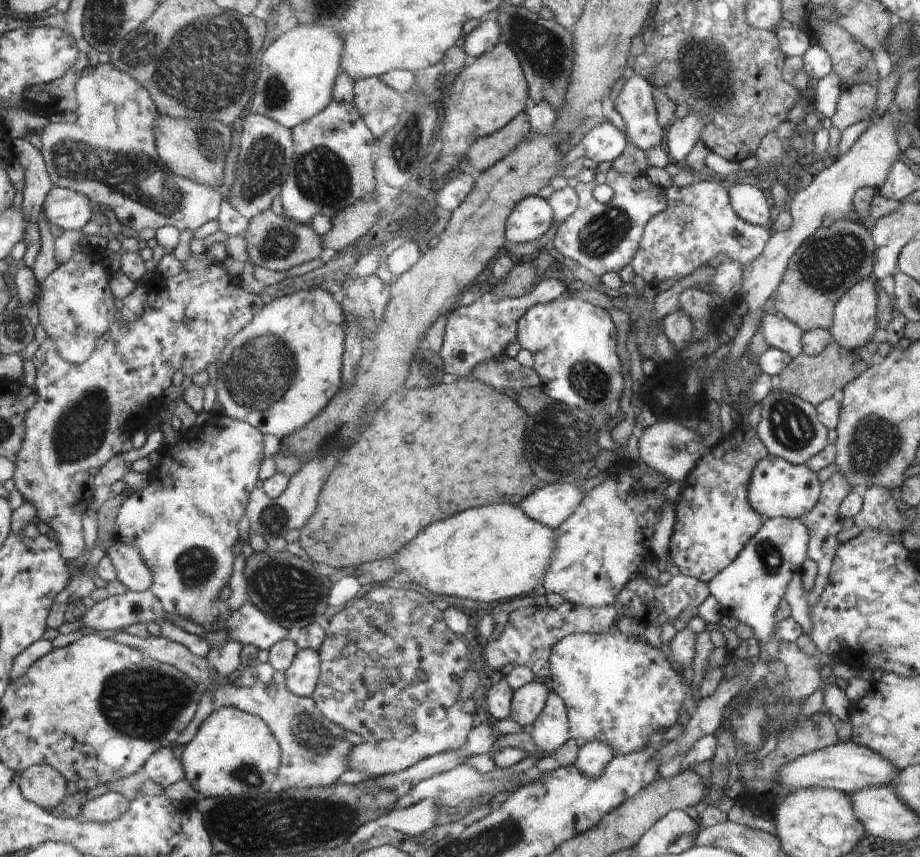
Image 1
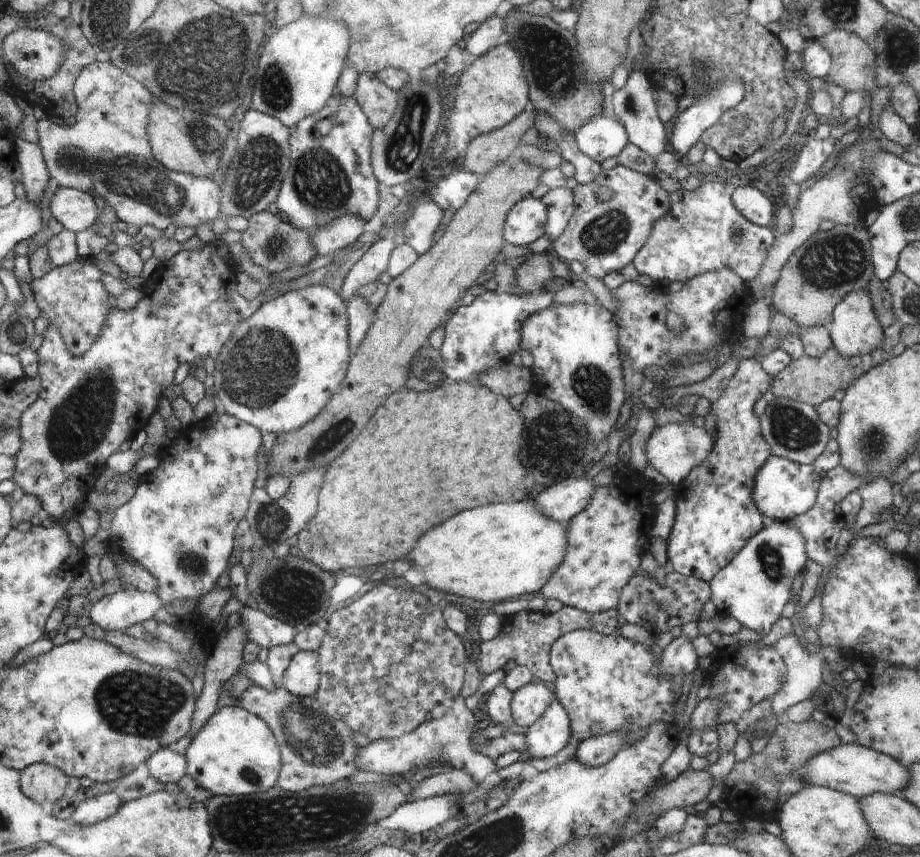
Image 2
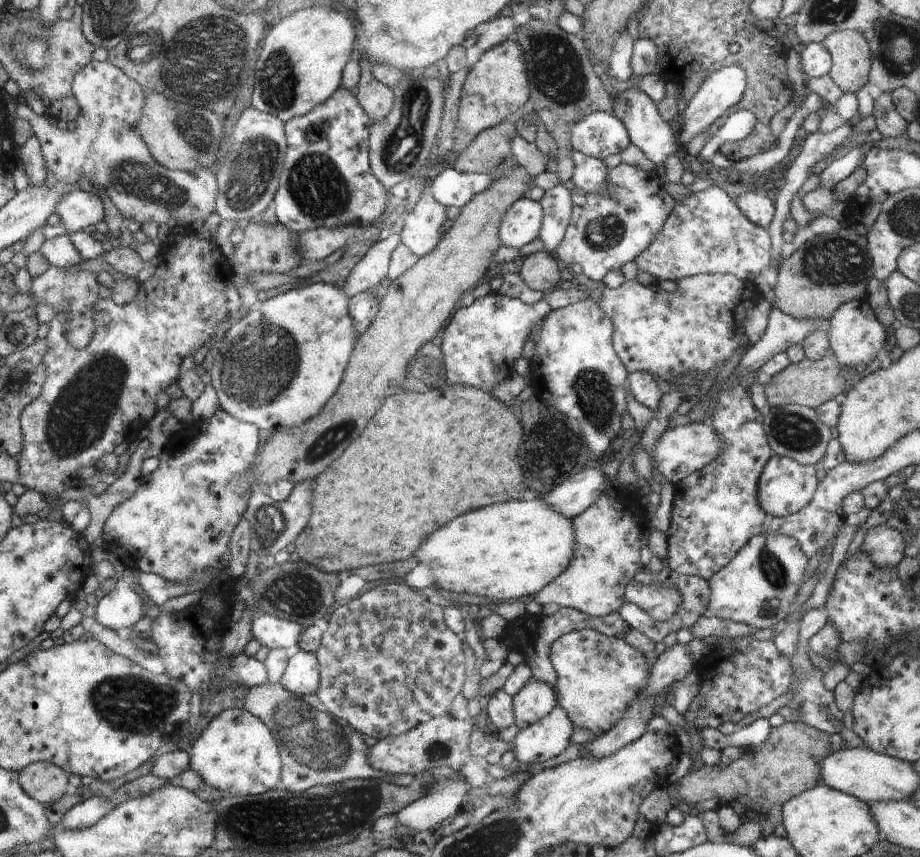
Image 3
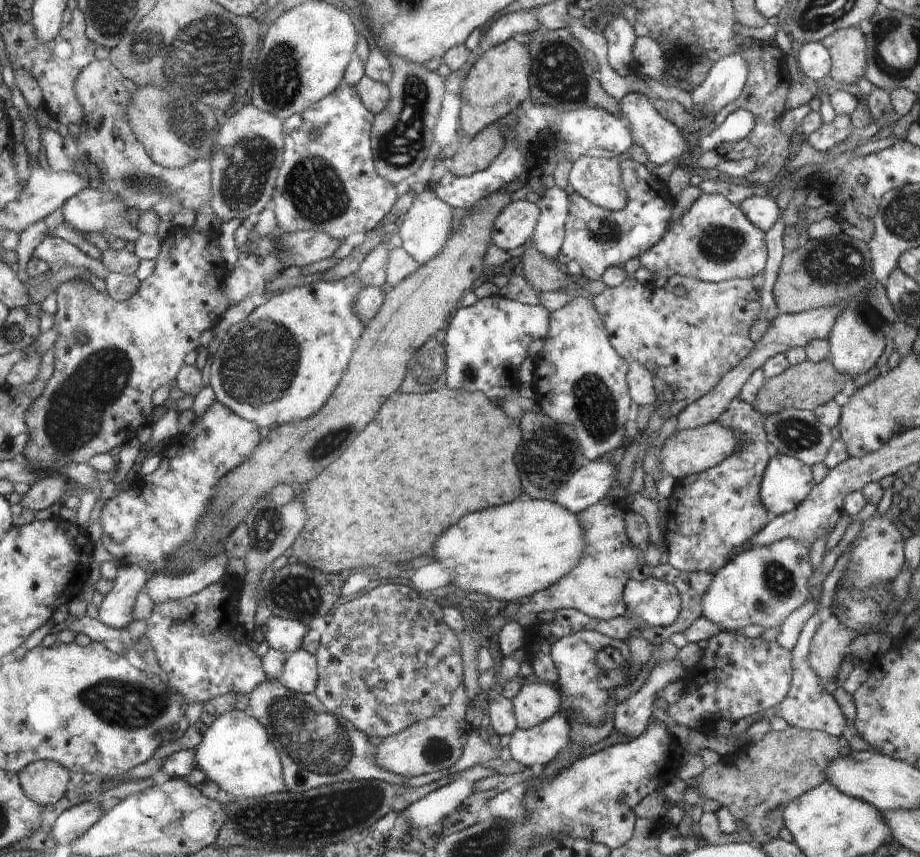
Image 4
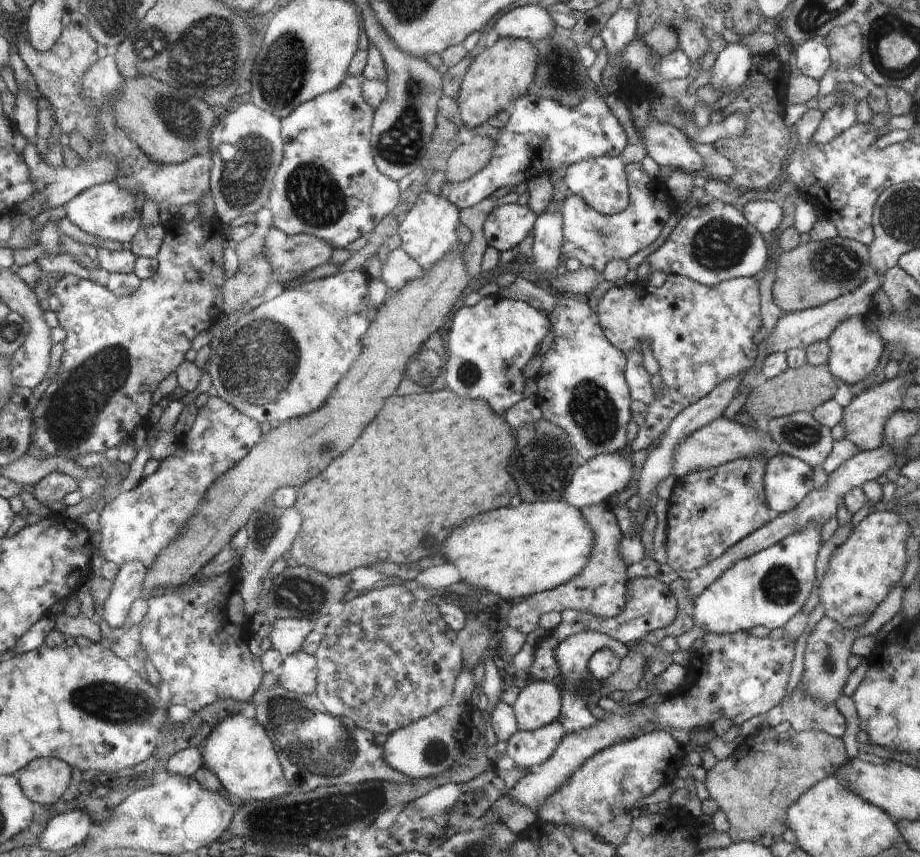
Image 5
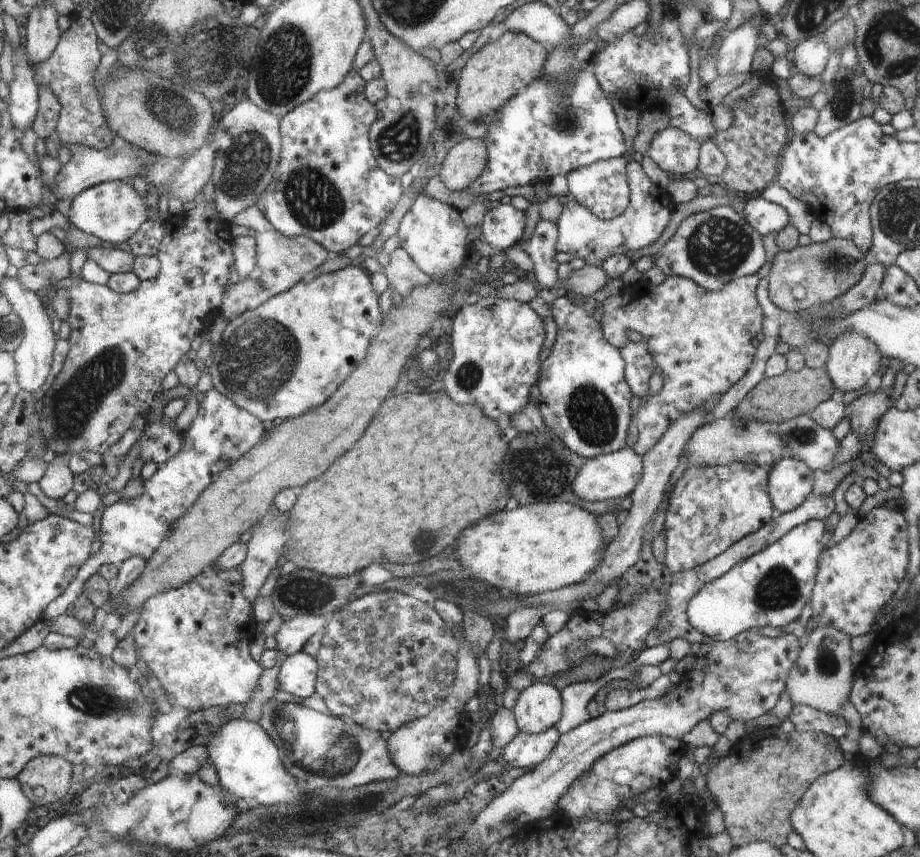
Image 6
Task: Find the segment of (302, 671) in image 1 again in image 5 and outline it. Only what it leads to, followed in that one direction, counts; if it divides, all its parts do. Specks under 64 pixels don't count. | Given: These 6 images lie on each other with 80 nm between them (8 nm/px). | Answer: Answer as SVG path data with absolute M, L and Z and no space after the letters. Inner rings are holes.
M303 650L283 657L277 682L287 691L314 694L318 688L318 661Z

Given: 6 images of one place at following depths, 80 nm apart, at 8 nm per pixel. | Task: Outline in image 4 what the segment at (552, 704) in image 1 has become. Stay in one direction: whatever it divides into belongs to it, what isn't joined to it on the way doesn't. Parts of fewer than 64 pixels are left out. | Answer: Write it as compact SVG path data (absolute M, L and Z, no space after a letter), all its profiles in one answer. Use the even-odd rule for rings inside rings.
M561 711L529 729L516 728L508 745L511 758L524 766L546 766L569 744L569 716Z

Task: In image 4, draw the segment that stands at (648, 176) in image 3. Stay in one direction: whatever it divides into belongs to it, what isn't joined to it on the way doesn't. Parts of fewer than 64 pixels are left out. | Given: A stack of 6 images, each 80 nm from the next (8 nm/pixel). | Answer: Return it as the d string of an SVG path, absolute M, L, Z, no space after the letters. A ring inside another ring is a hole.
M626 158L620 162L620 178L622 188L626 191L627 203L622 210L611 211L600 205L592 204L585 196L576 191L569 191L569 215L565 224L565 237L561 251L556 260L562 264L568 264L570 260L578 262L582 269L582 276L589 280L600 280L603 278L607 268L624 265L630 258L636 258L649 248L652 248L669 227L670 214L674 208L674 198L670 196L669 186L662 179L658 180L654 173L646 169L646 166L634 159Z

